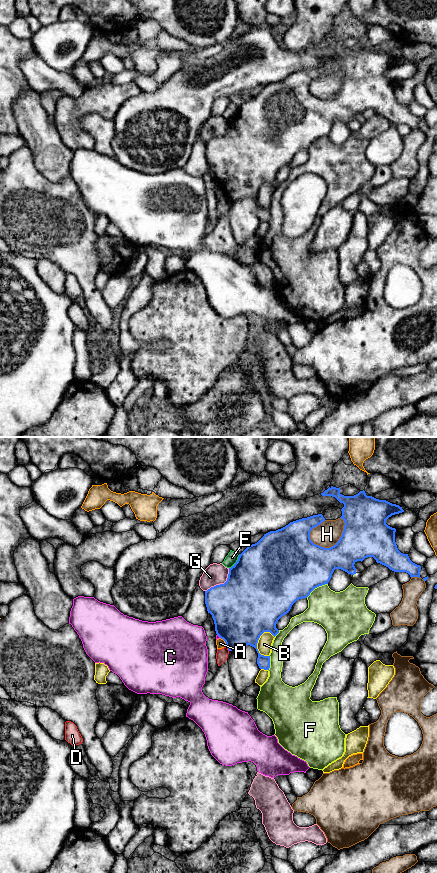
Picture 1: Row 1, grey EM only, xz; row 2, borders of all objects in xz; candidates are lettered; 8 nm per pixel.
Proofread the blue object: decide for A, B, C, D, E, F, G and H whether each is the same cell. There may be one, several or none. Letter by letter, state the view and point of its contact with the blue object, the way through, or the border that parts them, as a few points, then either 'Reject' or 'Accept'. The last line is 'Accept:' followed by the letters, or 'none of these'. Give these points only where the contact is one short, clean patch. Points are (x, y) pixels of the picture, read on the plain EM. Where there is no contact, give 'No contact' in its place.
A: Touches blue at xz (225, 194). Reject
B: Touches blue at xz (256, 198). Reject
C: Touches blue at xz (219, 188). Reject
D: Touches blue at xz (228, 201). Boundary: xz (226, 199), (229, 202). Reject
E: Touches blue at xz (236, 114). Reject
F: Touches blue at xz (316, 139). Reject
G: Touches blue at xz (221, 136). Reject
H: Touches blue at xz (335, 96). Reject
Accept: none of these

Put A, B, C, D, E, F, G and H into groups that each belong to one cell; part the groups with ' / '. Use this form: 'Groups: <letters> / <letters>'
Groups: A G / B / C / D / E / F / H

